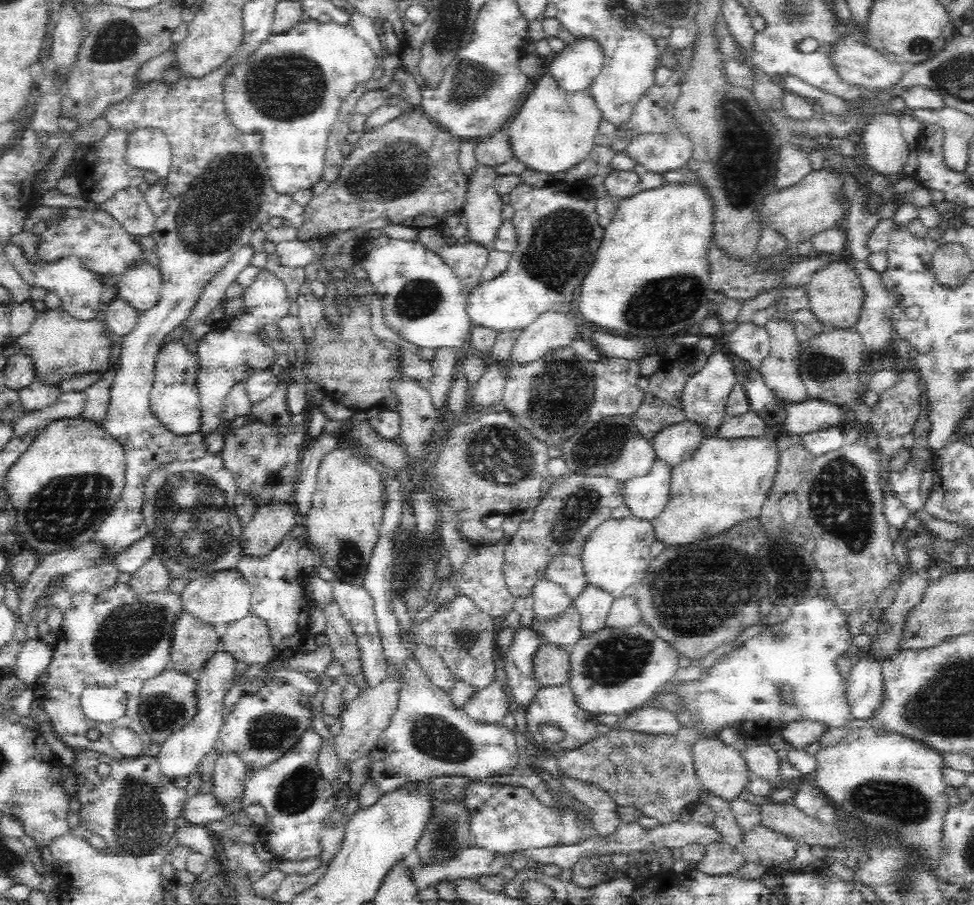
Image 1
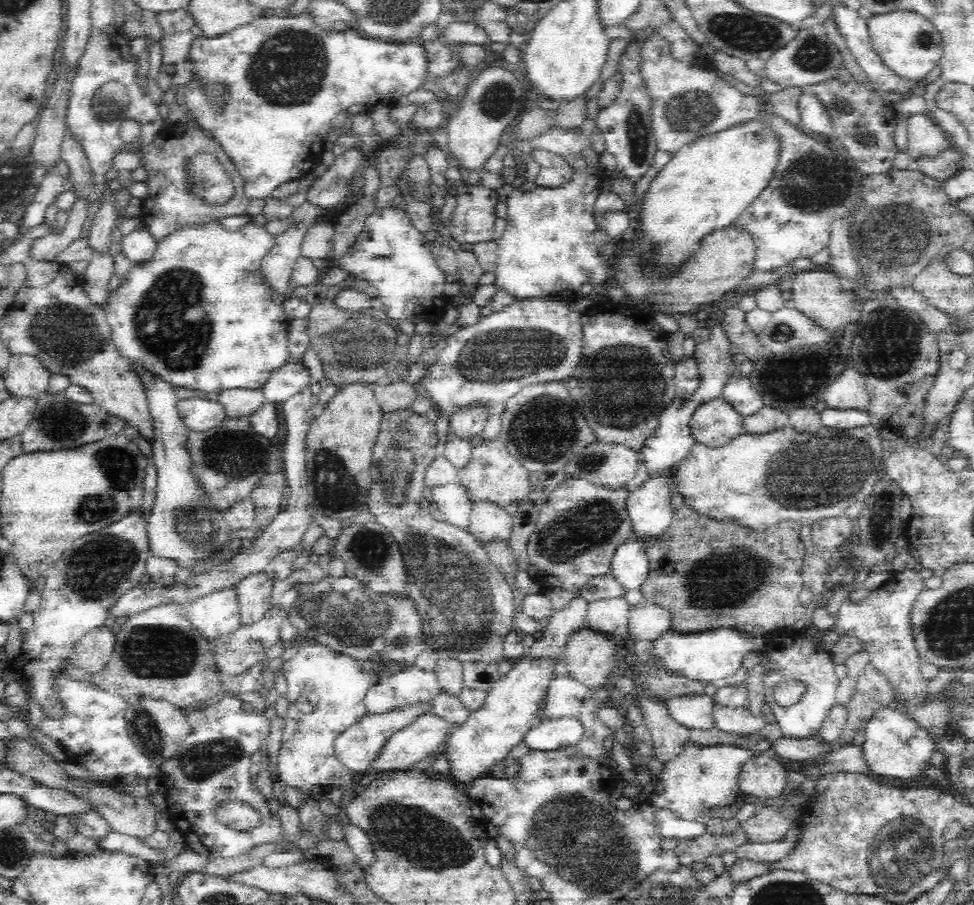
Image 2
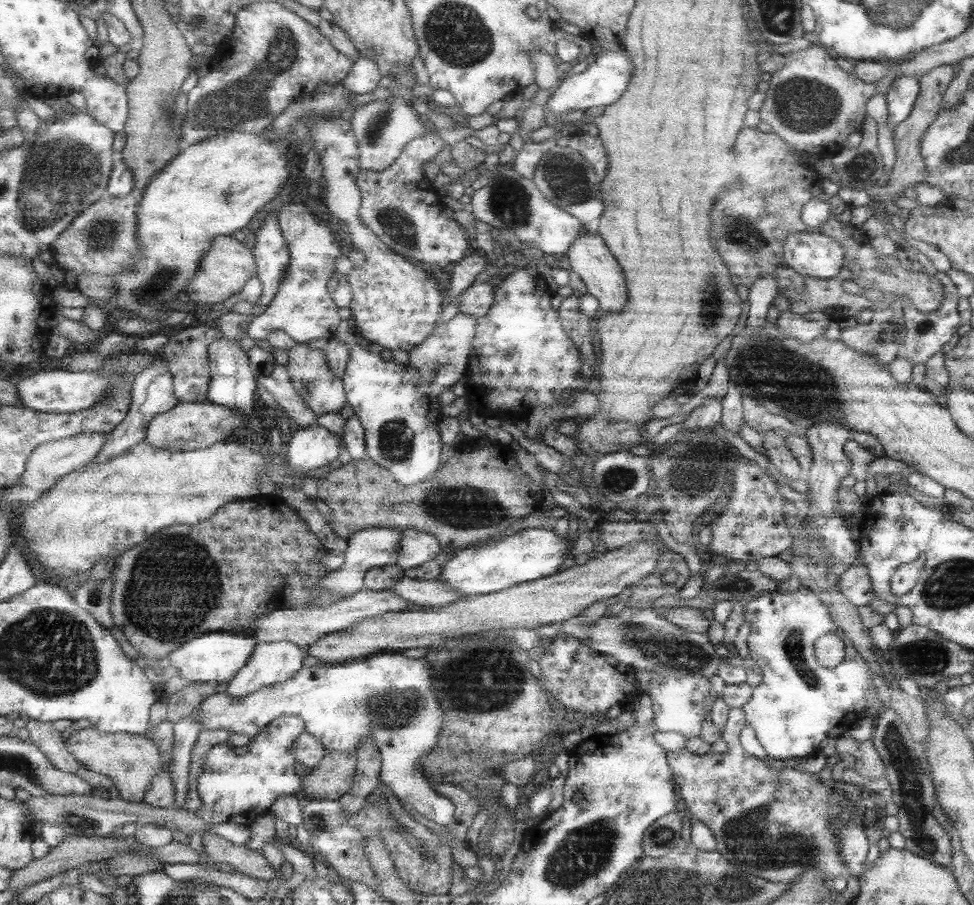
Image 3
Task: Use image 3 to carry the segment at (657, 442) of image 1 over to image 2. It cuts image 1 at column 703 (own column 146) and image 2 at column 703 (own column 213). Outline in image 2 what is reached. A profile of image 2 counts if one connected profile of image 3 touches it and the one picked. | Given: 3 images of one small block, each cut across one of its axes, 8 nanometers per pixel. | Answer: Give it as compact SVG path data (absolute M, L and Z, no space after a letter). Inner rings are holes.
M718 397L696 408L689 421L691 437L695 444L720 448L744 434L743 420L730 404Z

